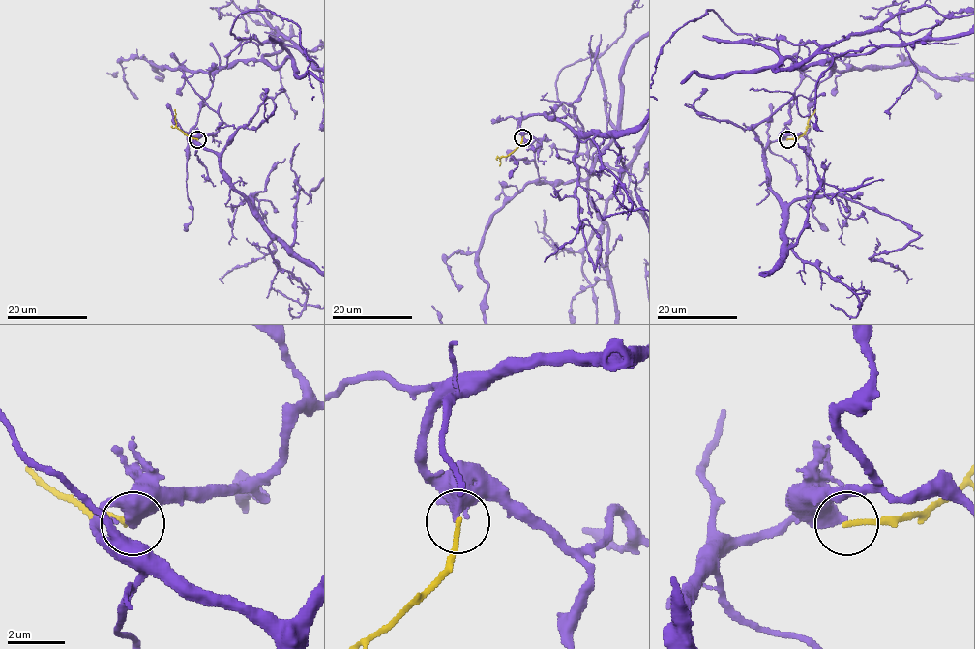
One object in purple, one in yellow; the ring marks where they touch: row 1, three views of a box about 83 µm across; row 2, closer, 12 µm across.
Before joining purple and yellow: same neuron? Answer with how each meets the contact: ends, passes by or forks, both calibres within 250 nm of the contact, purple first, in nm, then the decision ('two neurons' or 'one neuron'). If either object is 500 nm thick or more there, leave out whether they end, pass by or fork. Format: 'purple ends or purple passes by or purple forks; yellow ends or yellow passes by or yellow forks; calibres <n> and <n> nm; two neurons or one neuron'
purple ends; yellow ends; calibres 480 and 180 nm; two neurons

